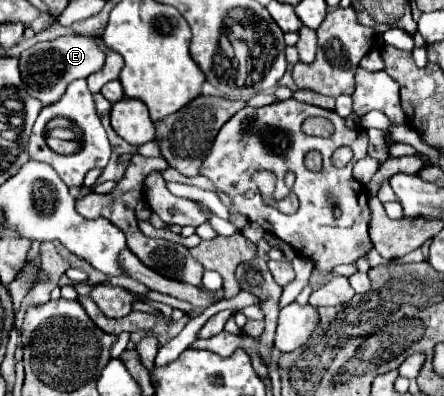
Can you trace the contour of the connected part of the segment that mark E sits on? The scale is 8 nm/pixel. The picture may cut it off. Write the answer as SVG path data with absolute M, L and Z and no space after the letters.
M60 36L56 40L38 42L20 54L20 74L30 96L38 98L44 106L56 102L72 80L88 78L104 66L106 54L98 46L96 36Z

